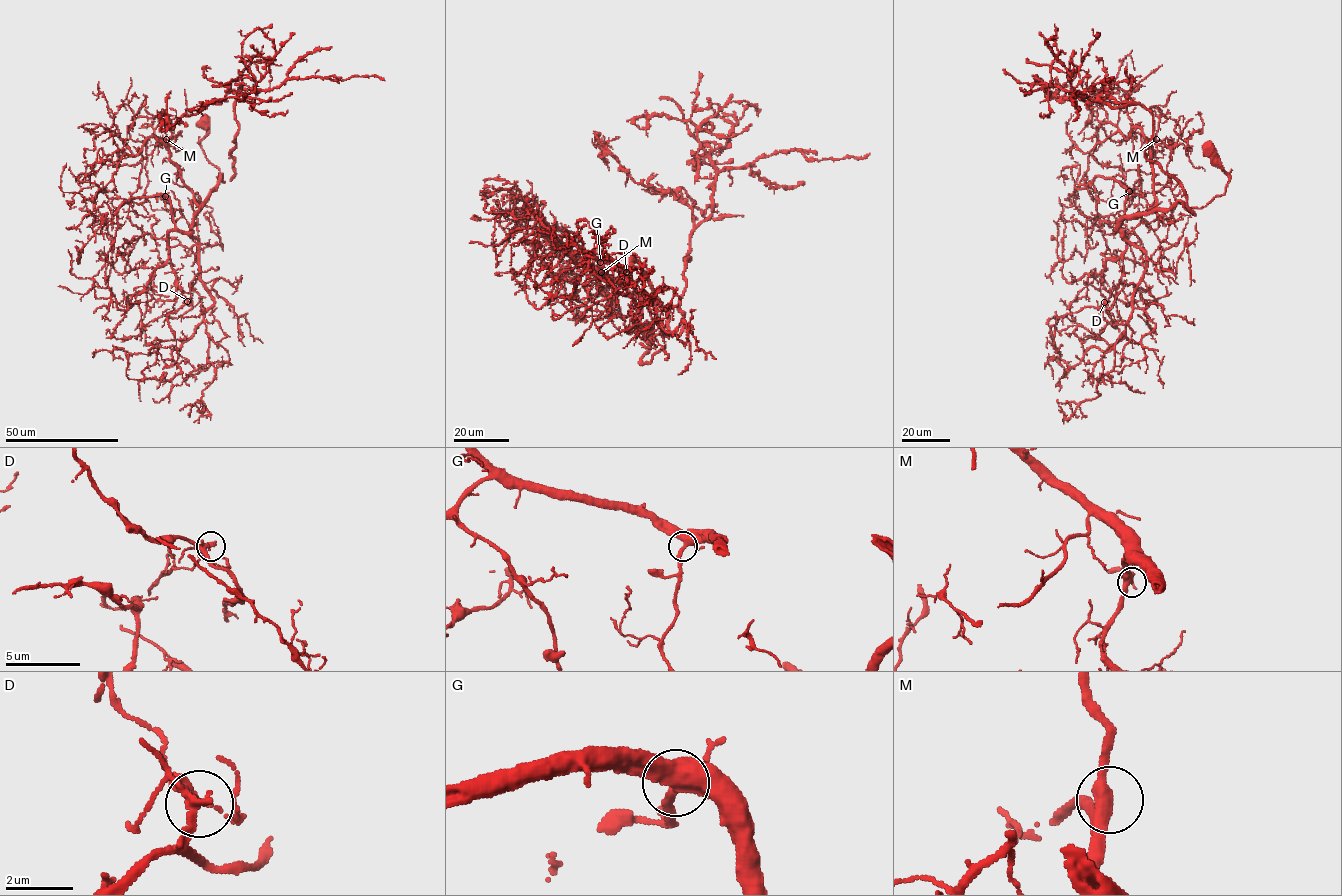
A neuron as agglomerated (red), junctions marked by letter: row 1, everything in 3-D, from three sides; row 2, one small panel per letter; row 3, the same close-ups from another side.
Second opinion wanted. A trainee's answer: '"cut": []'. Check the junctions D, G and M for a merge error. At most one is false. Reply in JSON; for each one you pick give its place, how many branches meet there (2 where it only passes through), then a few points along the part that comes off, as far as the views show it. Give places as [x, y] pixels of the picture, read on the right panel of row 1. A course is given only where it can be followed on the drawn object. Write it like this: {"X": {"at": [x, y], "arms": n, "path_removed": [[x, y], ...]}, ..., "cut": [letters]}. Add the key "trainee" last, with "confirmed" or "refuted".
{"D": {"at": [1104, 302], "arms": 3, "path_removed": [[1104, 302], [1099, 308], [1083, 307], [1058, 317], [1054, 346], [1056, 352], [1048, 325], [1052, 317]]}, "cut": ["D"], "trainee": "refuted"}

